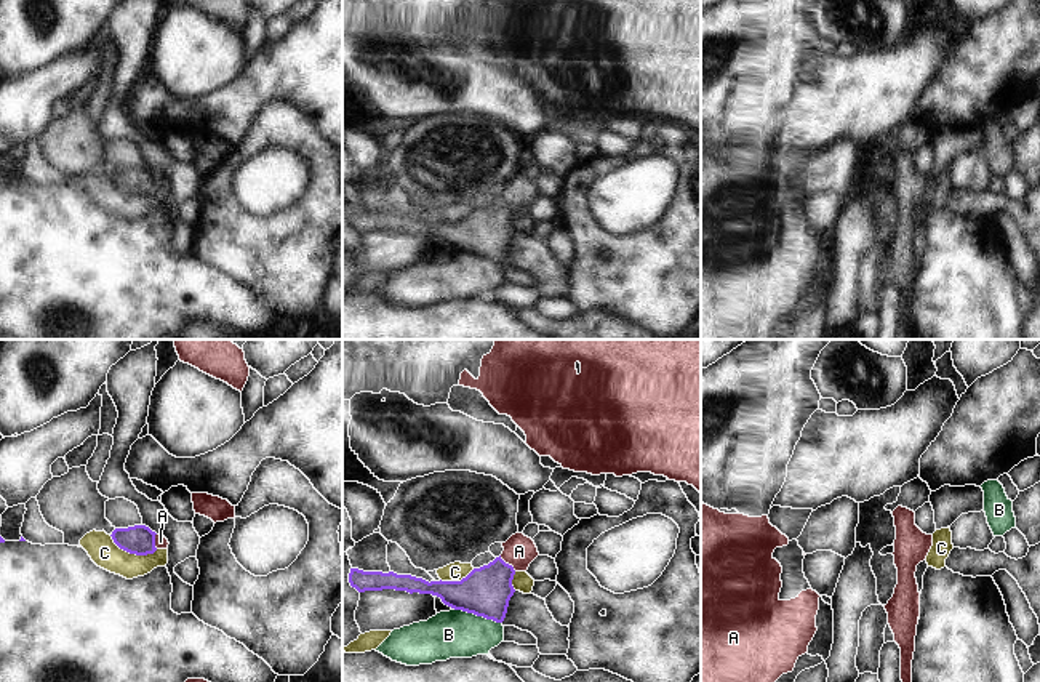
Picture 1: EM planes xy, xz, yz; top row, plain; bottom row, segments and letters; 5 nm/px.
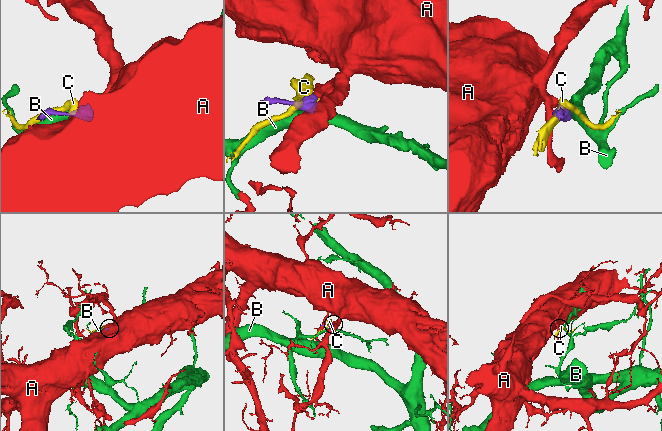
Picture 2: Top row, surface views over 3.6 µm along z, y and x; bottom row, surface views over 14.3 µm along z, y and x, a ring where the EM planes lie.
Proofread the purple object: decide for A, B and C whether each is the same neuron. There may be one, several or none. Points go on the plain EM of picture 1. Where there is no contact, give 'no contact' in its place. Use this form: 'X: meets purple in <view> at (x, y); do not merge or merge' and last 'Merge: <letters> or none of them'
A: meets purple in xz at (508, 205); merge
B: meets purple in xz at (479, 256); do not merge
C: meets purple in xy at (133, 194); do not merge
Merge: A

